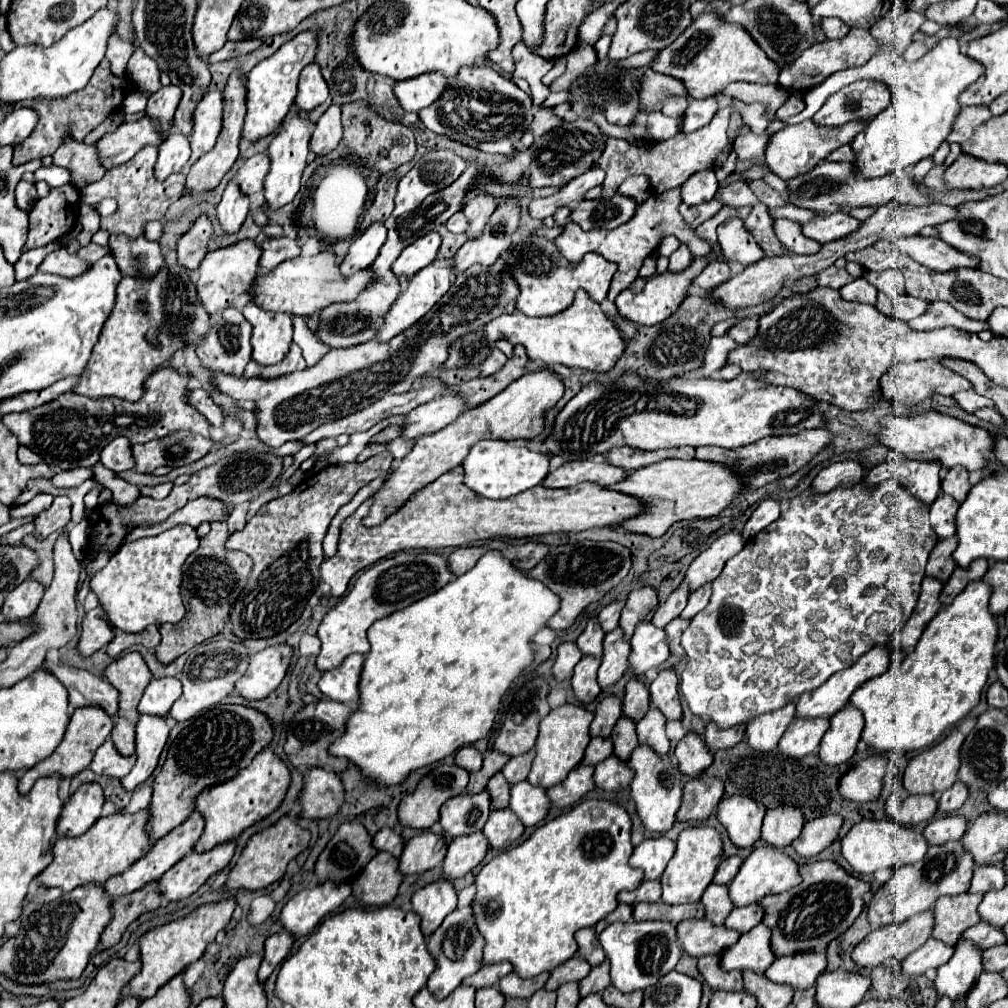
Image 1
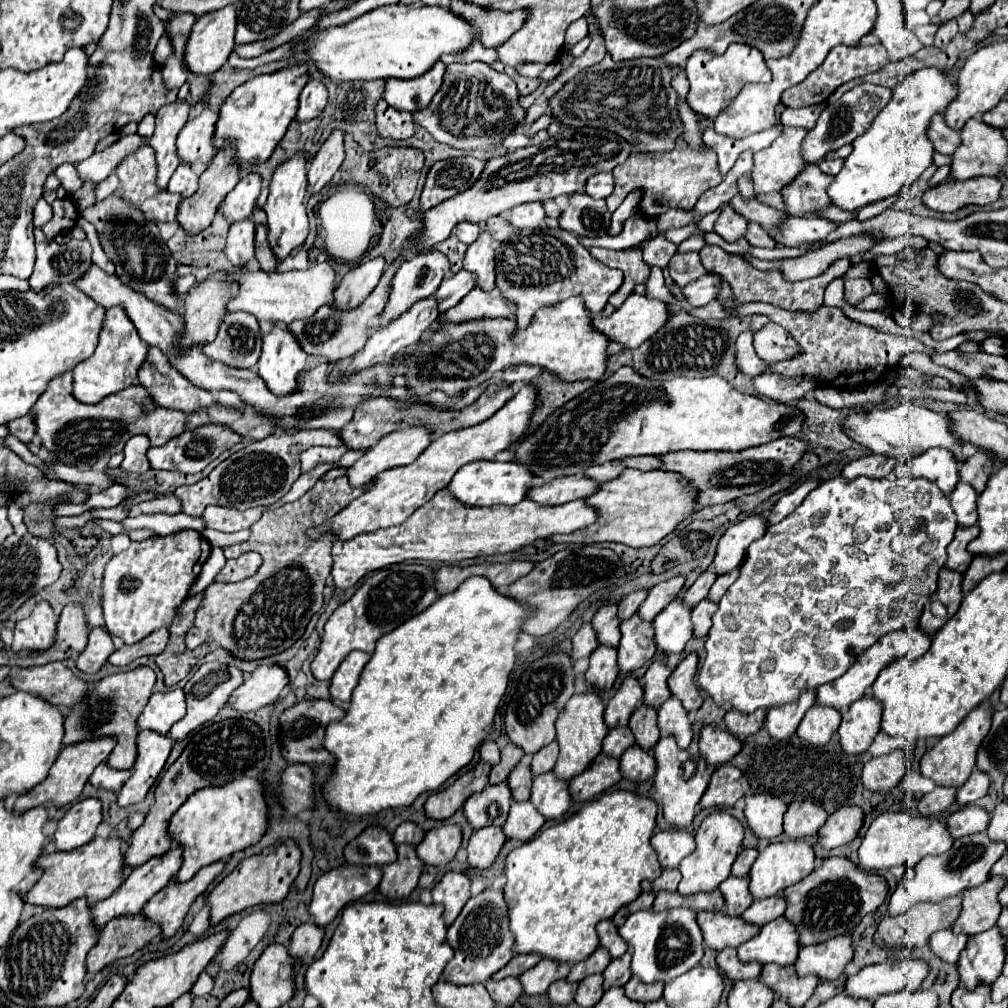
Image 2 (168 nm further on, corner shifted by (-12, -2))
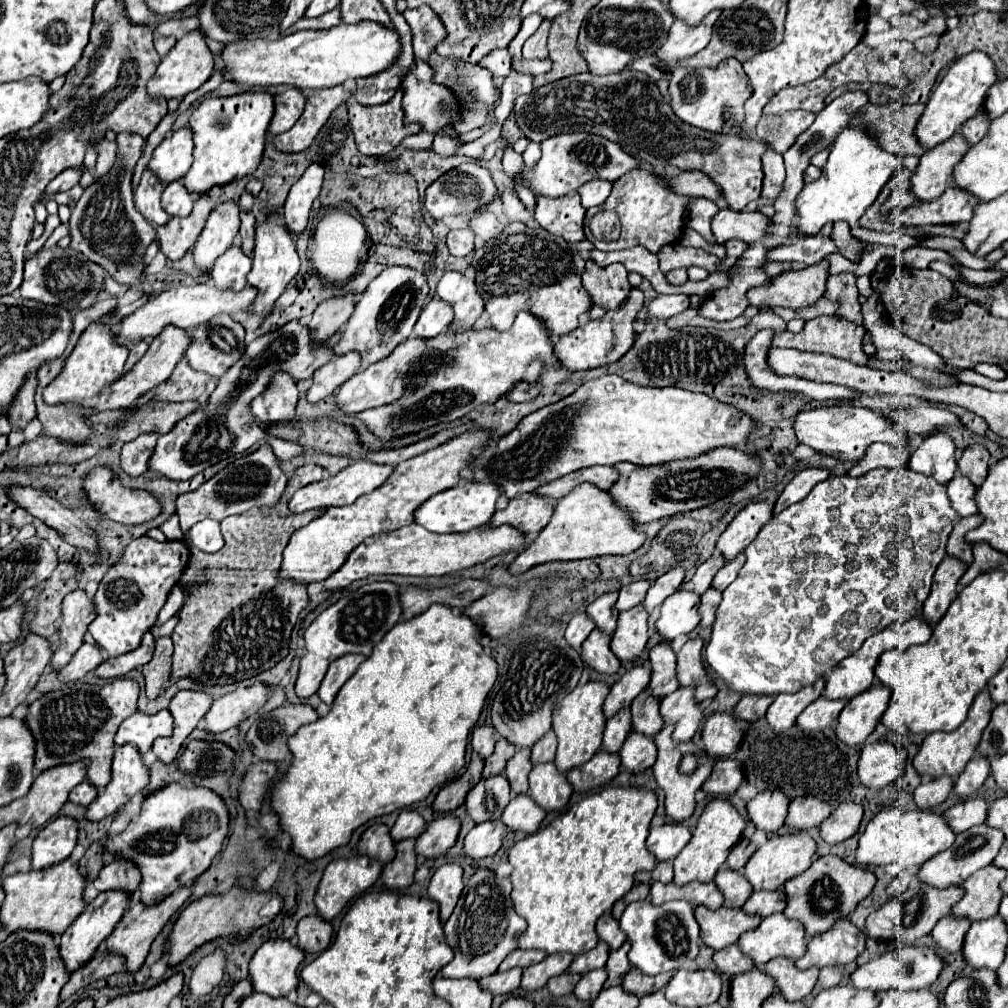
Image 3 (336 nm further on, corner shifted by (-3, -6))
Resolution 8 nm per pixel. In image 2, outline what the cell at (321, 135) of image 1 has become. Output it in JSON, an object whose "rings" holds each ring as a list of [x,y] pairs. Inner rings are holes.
{"rings":[[[335,129],[329,139],[321,145],[321,149],[317,151],[315,159],[309,165],[307,171],[307,179],[309,179],[309,193],[317,193],[319,189],[323,189],[333,175],[337,173],[337,169],[341,167],[343,159],[345,159],[345,147],[343,147],[343,131]]]}

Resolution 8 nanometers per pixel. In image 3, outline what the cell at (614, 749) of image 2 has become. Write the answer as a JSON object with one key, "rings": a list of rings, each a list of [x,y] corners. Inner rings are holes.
{"rings":[[[620,709],[614,717],[608,719],[606,723],[606,731],[604,731],[604,741],[602,747],[608,753],[616,753],[620,751],[622,743],[626,741],[626,737],[632,731],[632,717],[630,717],[630,709]]]}

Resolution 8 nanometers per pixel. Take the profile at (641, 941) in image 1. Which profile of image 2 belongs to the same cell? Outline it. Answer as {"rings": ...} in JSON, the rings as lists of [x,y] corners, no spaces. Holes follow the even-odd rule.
{"rings":[[[679,907],[663,913],[637,911],[627,917],[625,925],[619,929],[619,935],[625,939],[633,955],[631,973],[643,983],[669,983],[671,979],[693,969],[703,957],[703,935],[691,909]]]}

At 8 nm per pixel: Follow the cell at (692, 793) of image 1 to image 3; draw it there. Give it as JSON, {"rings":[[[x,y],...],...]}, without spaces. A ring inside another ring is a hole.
{"rings":[[[718,759],[714,763],[712,775],[706,779],[702,789],[708,795],[732,795],[744,781],[742,769],[734,759]]]}

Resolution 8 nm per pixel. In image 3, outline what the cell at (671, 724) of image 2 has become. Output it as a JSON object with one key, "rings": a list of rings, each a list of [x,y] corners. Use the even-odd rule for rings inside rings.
{"rings":[[[680,687],[674,693],[666,695],[660,705],[664,721],[674,721],[674,741],[688,741],[700,729],[702,719],[706,717],[702,705],[694,699],[692,687]]]}

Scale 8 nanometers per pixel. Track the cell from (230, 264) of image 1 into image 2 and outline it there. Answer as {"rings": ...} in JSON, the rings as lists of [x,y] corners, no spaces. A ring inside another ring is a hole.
{"rings":[[[217,271],[217,273],[209,275],[203,283],[199,283],[195,289],[191,289],[189,295],[185,297],[185,305],[183,305],[185,331],[183,331],[179,345],[183,349],[187,349],[187,347],[191,347],[193,343],[199,343],[199,341],[207,341],[207,343],[213,341],[215,333],[217,333],[217,329],[223,321],[223,315],[227,313],[227,303],[231,301],[231,297],[235,297],[237,291],[239,291],[239,283],[227,271]]]}

